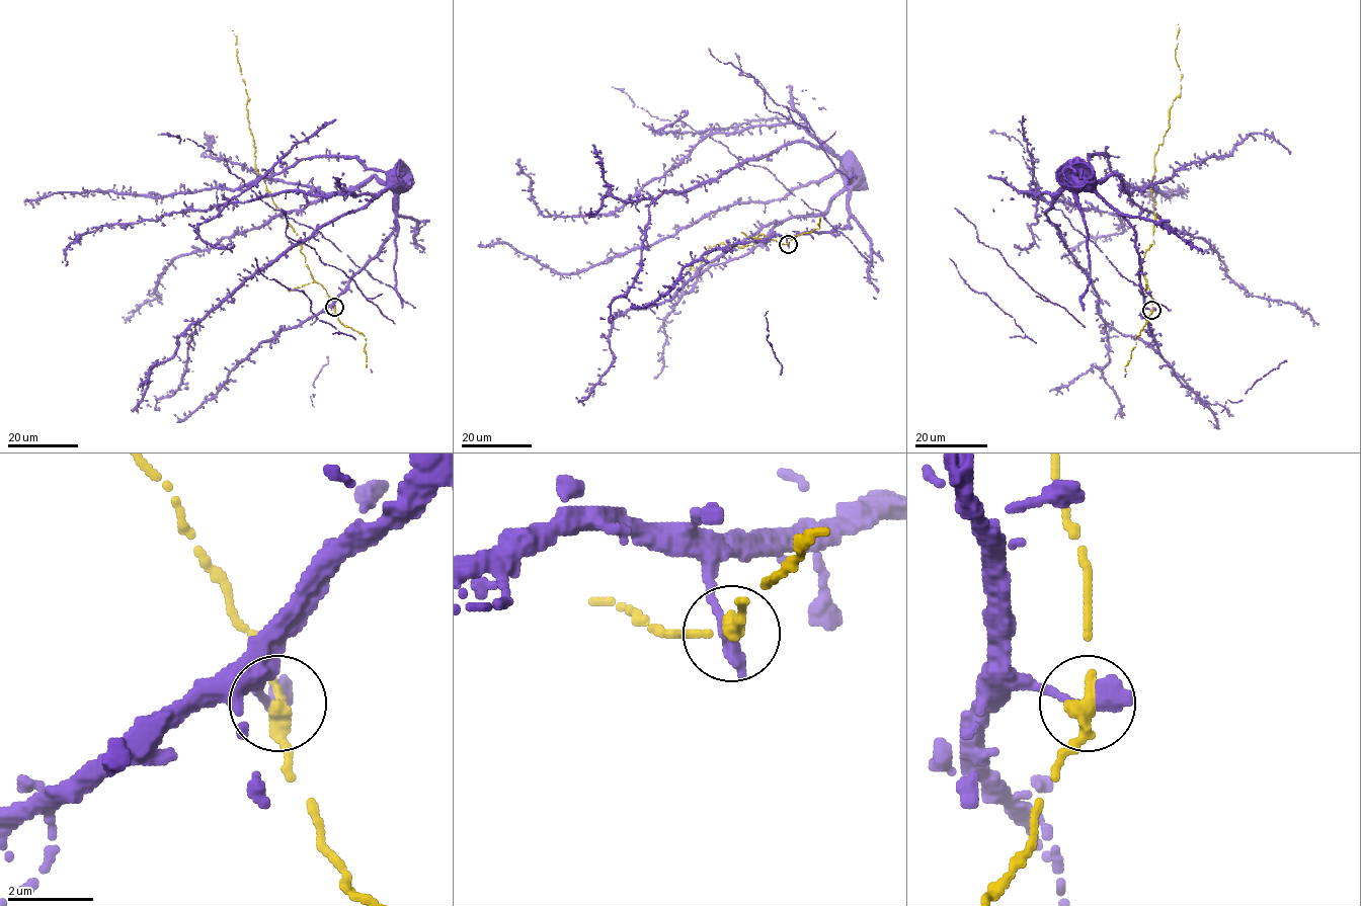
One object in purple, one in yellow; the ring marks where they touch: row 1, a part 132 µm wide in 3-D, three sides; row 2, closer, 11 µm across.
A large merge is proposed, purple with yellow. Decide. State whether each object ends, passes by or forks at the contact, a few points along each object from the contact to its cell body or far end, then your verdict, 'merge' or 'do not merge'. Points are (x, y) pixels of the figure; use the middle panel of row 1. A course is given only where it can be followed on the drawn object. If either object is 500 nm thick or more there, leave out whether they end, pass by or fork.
purple ends there; yellow ends there; purple runs (788, 244), (845, 228), (851, 187), (793, 124), (707, 135), (610, 214), (544, 216), (518, 161), (519, 174); yellow runs (788, 244), (759, 235), (753, 238), (753, 246), (709, 246), (700, 263), (702, 271), (691, 266), (686, 268); merge

